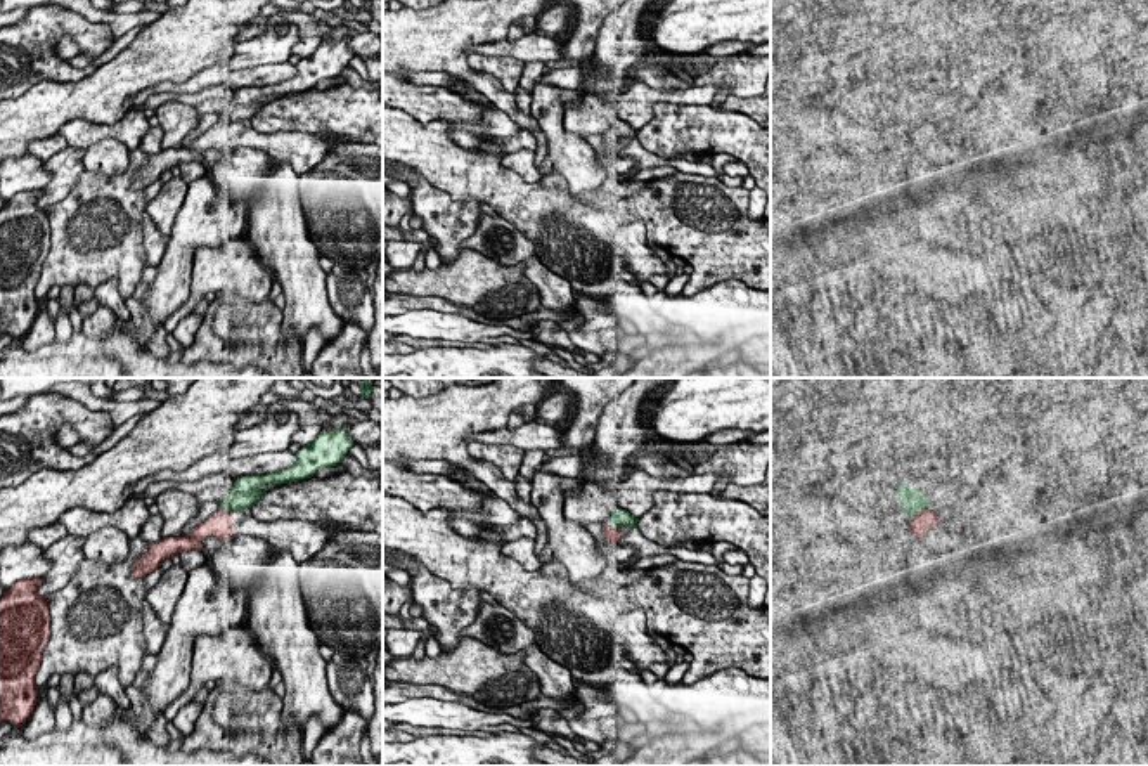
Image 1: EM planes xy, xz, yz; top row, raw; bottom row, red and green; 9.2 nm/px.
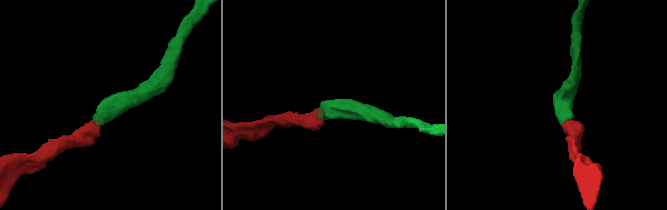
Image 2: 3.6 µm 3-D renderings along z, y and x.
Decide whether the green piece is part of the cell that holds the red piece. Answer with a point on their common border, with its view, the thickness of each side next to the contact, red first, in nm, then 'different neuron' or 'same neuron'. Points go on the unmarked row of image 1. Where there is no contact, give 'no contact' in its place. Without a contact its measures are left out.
xy (229, 123) | 240/260 nm | same neuron

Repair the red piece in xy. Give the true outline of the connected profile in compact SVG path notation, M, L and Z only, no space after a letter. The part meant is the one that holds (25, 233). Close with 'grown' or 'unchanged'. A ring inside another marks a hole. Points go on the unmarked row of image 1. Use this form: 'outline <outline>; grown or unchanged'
outline M42 189L17 192L0 210L0 333L21 340L36 317L35 286L50 250L50 224L45 208L36 204Z; unchanged

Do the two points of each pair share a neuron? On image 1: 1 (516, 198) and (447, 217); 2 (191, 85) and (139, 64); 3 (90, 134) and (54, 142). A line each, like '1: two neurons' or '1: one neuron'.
1: two neurons
2: two neurons
3: two neurons

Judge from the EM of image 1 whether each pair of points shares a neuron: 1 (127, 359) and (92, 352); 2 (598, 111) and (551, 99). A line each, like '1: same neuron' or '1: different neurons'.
1: same neuron
2: different neurons

